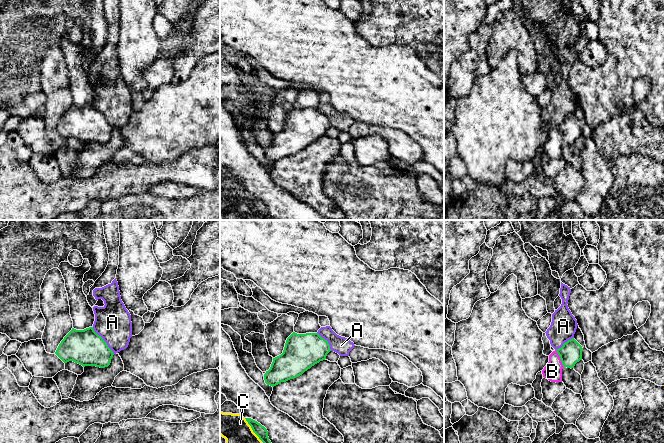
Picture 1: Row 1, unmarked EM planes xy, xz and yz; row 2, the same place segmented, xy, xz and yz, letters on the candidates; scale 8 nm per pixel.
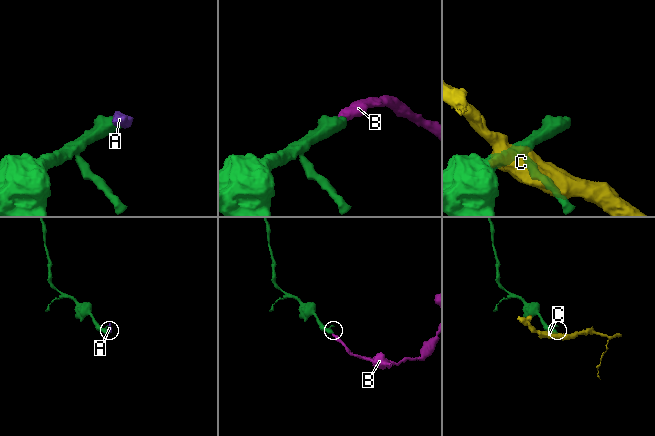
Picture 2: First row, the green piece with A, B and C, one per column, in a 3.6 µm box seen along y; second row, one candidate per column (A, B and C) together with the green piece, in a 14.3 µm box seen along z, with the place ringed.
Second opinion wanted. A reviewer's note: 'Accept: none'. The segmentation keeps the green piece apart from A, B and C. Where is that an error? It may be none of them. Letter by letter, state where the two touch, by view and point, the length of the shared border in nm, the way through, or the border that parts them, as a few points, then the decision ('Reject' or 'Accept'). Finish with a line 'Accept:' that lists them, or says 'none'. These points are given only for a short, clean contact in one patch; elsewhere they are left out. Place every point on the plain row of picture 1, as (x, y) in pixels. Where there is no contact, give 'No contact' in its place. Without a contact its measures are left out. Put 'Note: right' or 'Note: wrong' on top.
Note: wrong
A: Touches green at xy (103, 116). Shared border 280 nm. Boundary: xy (92, 103), (114, 129). Reject
B: Touches green at yz (560, 134). Shared border 150 nm. Path across: yz (570, 129), (560, 134), (552, 147). Accept
C: Touches green at xz (253, 207). Shared border 260 nm. Reject
Accept: B

